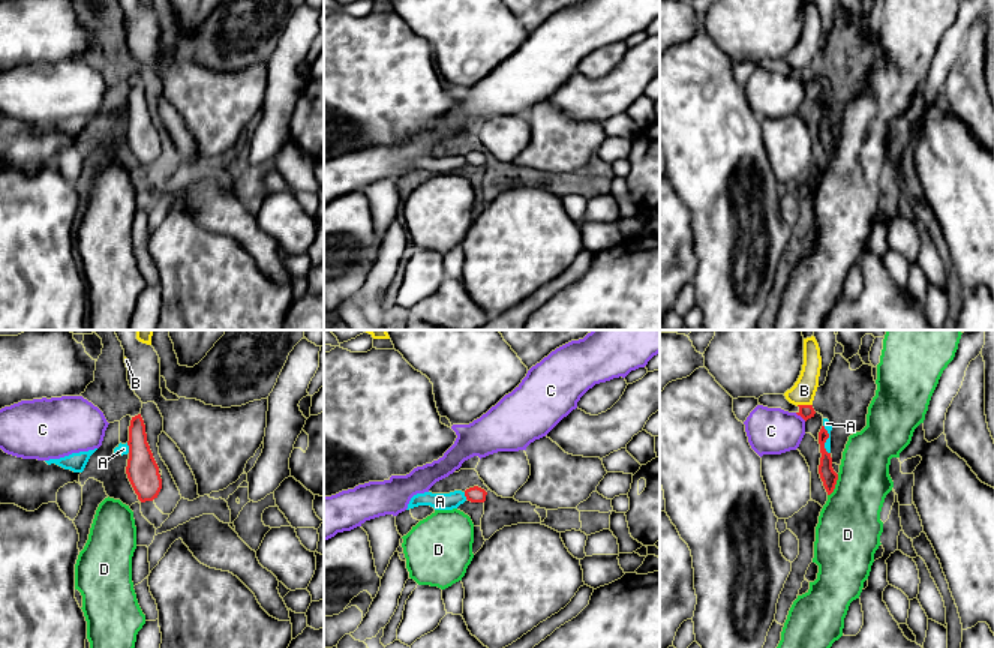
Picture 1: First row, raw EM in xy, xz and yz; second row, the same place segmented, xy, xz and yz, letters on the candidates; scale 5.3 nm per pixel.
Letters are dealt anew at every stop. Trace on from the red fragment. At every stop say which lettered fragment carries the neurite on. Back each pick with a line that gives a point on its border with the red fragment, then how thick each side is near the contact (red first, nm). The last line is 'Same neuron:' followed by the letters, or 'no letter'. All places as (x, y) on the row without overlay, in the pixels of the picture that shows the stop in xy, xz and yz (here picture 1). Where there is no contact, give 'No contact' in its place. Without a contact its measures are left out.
Same neuron: no letter

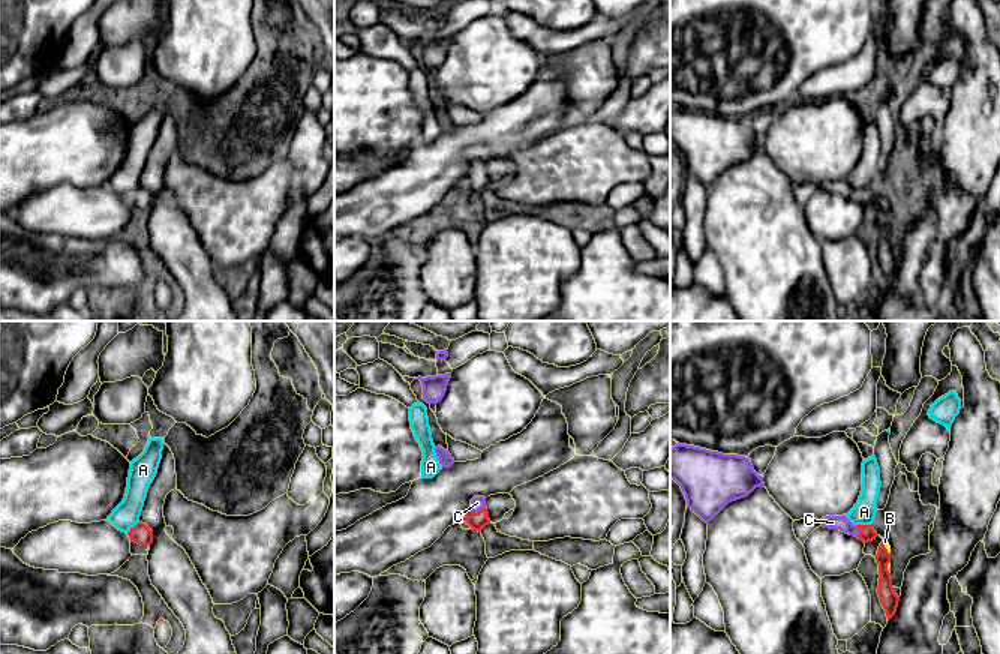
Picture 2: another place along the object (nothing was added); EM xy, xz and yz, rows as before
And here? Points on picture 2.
C: Touches red at xz (479, 176). Thickness 100 nm (red) against 80 nm
Same neuron: C

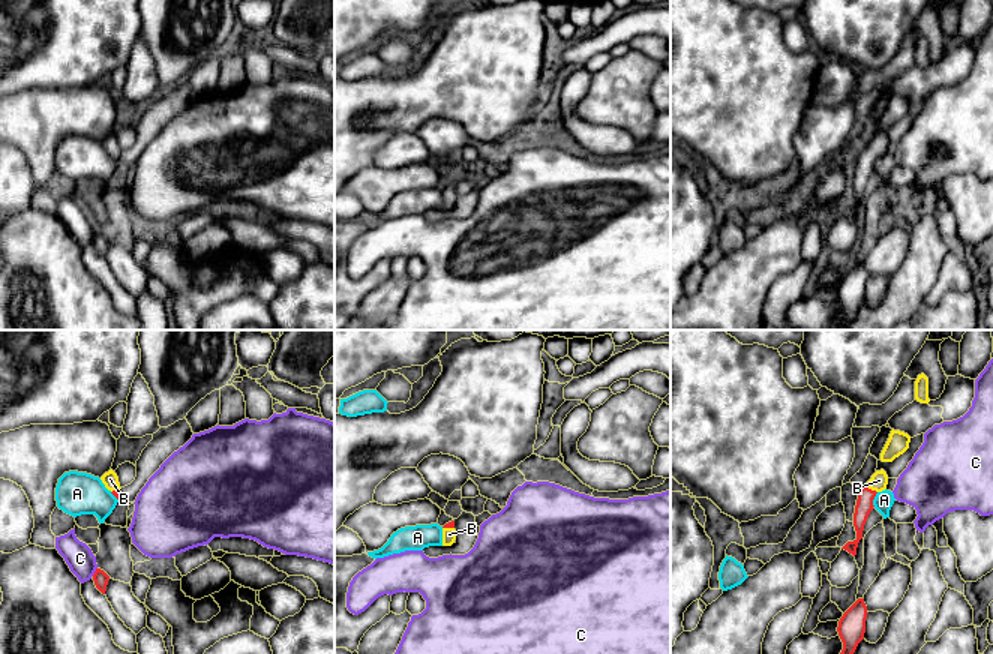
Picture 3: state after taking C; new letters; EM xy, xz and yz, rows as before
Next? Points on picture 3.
B: Touches red at yz (870, 153). Thickness 100 nm (red) against 90 nm
Same neuron: B

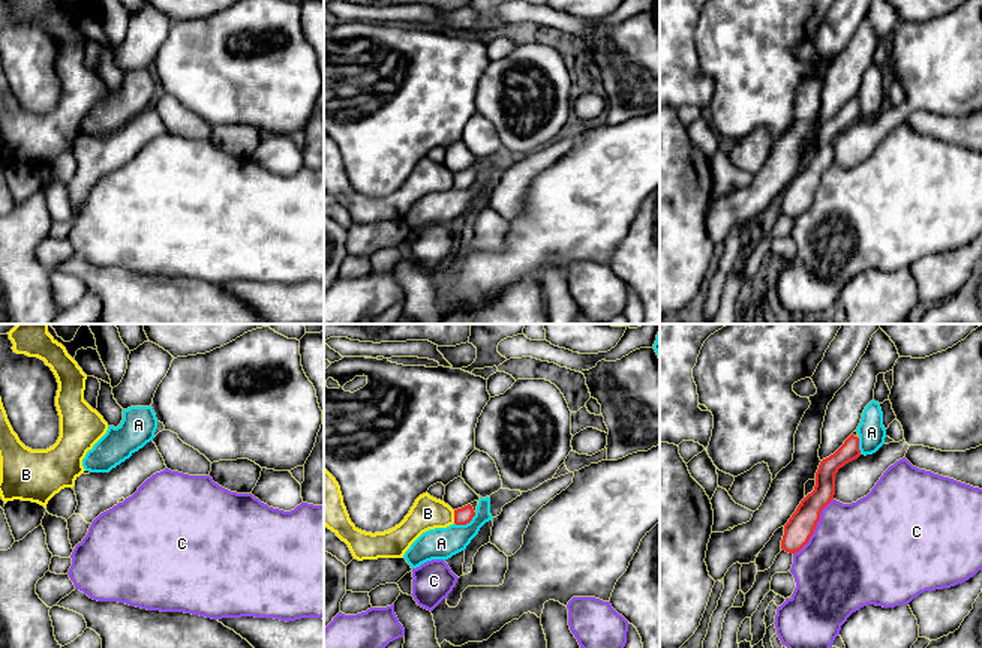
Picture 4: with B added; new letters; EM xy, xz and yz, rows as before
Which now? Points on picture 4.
Same neuron: no letter

